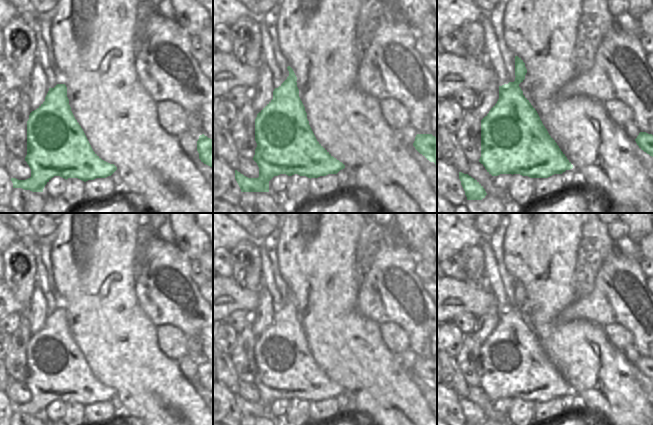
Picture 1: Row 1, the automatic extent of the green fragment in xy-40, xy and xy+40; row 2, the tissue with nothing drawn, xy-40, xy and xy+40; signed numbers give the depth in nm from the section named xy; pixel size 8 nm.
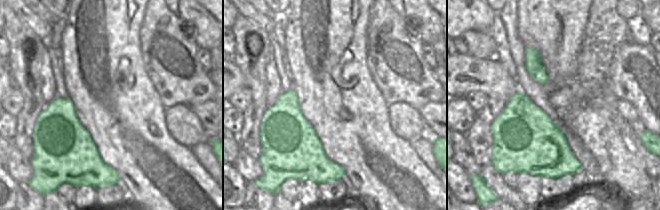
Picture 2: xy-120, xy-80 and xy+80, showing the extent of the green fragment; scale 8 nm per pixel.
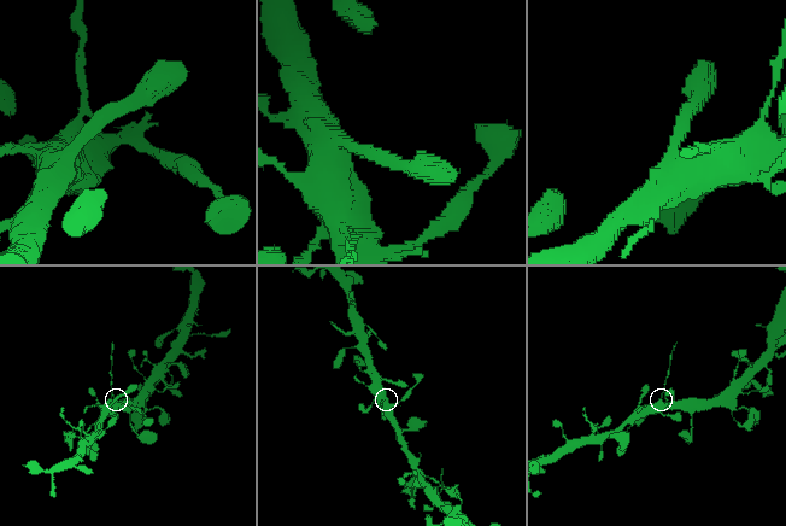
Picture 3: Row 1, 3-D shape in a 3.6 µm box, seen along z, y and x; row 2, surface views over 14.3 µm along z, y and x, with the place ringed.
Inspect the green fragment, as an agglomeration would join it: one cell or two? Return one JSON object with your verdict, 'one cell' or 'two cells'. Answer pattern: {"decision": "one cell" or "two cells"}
{"decision": "two cells"}

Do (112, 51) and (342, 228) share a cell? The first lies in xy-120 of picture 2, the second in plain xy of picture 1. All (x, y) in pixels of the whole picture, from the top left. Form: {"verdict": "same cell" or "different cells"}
{"verdict": "same cell"}

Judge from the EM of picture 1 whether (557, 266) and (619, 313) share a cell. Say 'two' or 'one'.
two

